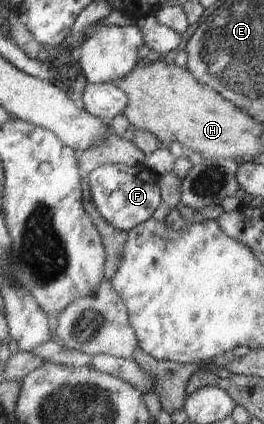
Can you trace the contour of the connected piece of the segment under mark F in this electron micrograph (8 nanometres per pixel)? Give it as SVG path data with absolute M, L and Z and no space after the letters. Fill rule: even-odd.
M143 163L133 167L111 164L102 165L89 173L87 184L90 187L93 205L101 217L114 228L127 233L135 226L152 218L161 204L160 178L161 176L149 170Z

